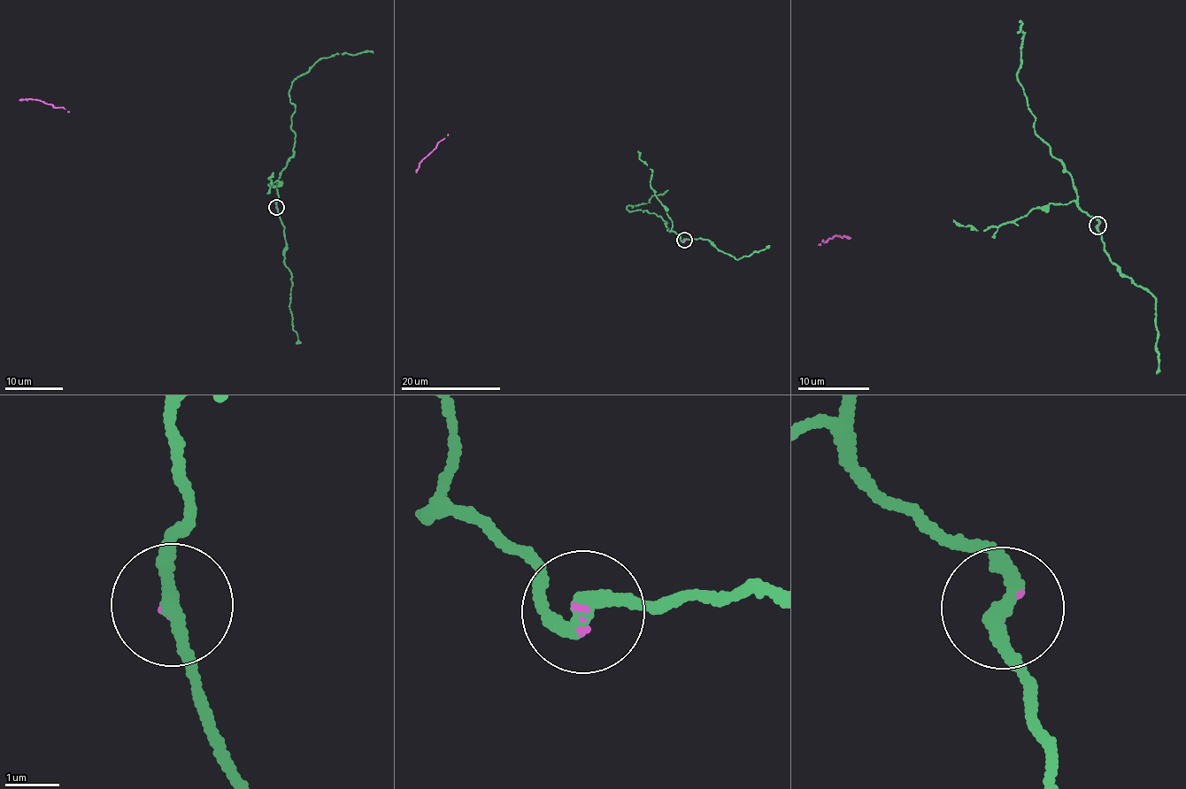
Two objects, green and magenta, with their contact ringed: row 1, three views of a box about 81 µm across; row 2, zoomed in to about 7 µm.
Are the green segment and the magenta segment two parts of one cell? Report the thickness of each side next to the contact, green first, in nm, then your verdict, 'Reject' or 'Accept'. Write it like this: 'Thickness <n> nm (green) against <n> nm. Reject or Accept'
Thickness 240 nm (green) against 70 nm. Accept

